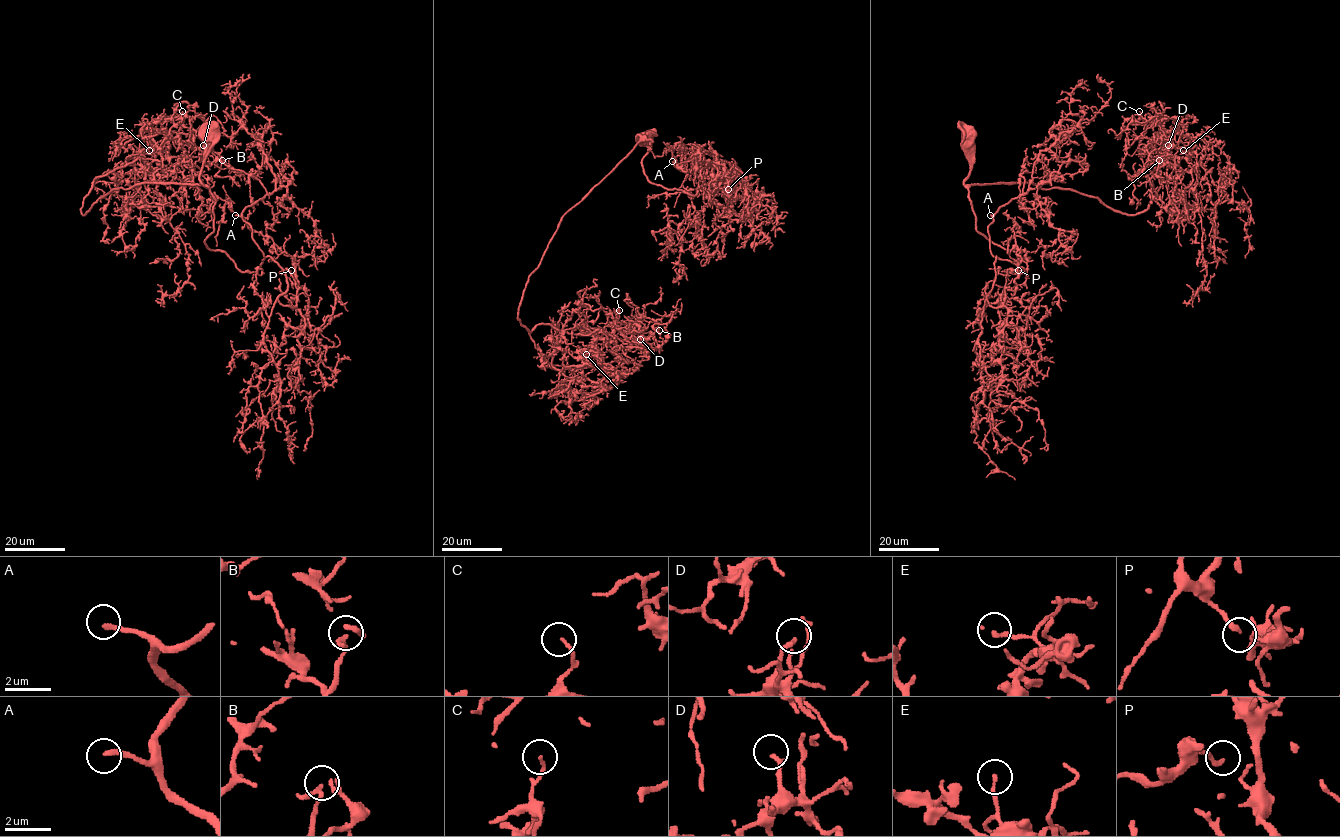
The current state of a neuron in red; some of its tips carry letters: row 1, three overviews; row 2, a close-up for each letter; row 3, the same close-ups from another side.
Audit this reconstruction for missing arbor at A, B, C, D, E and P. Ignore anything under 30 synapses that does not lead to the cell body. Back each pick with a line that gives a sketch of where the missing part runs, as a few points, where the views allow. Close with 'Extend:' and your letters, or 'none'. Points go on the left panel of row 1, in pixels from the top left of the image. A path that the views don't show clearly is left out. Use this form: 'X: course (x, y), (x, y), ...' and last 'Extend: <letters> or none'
A: course (235, 215), (226, 216), (221, 222), (233, 251), (227, 279), (214, 281), (202, 275)
Extend: A

